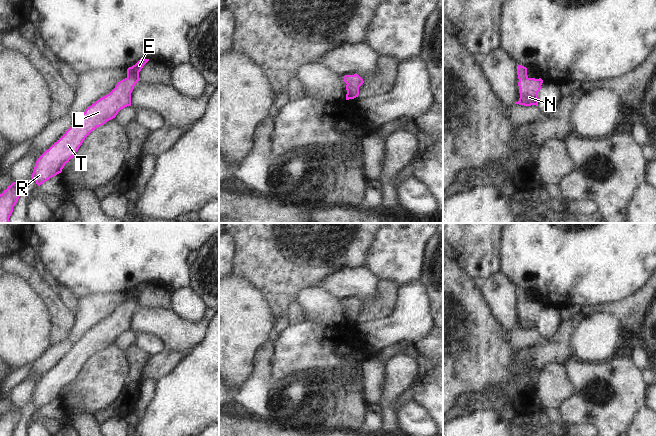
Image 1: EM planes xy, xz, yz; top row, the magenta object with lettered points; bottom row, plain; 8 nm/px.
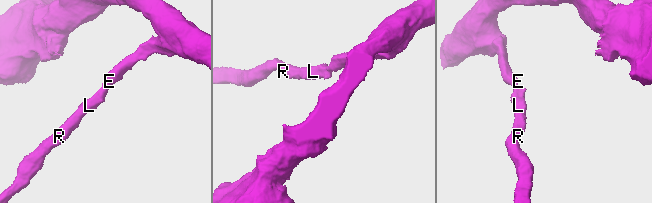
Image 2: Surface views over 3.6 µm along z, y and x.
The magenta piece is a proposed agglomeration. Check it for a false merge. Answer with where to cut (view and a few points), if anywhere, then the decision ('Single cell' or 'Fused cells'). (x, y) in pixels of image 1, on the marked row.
No split. Single cell

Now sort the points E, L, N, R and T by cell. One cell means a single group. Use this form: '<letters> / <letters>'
E L N R T

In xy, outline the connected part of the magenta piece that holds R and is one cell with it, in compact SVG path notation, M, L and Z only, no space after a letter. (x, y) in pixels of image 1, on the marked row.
M140 59L127 69L127 77L118 82L106 96L97 100L79 116L73 125L36 161L32 179L38 186L62 172L74 157L85 138L97 127L116 117L118 112L131 106L131 93L140 81L139 72L149 59Z

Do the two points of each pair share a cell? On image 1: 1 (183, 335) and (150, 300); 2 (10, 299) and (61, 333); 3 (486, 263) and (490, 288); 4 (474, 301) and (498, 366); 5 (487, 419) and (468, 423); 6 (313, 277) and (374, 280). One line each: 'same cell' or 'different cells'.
1: different cells
2: different cells
3: different cells
4: same cell
5: same cell
6: different cells

